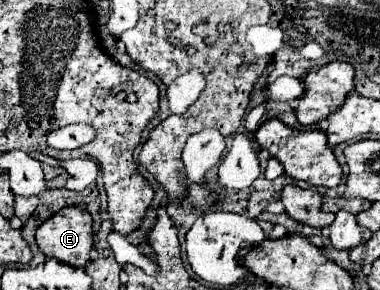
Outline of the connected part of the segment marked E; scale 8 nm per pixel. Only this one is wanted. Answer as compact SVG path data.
M64 208L36 230L36 244L46 258L84 266L92 252L92 218L82 208Z

